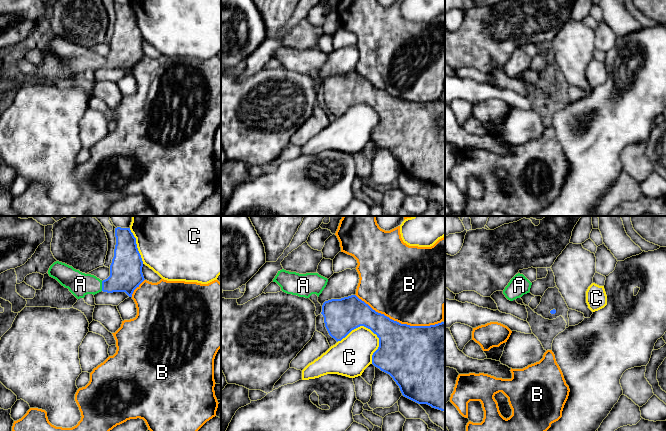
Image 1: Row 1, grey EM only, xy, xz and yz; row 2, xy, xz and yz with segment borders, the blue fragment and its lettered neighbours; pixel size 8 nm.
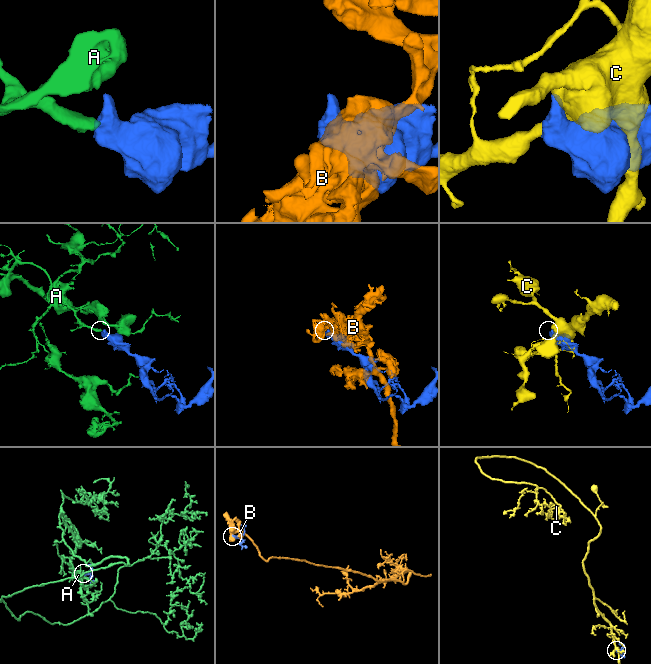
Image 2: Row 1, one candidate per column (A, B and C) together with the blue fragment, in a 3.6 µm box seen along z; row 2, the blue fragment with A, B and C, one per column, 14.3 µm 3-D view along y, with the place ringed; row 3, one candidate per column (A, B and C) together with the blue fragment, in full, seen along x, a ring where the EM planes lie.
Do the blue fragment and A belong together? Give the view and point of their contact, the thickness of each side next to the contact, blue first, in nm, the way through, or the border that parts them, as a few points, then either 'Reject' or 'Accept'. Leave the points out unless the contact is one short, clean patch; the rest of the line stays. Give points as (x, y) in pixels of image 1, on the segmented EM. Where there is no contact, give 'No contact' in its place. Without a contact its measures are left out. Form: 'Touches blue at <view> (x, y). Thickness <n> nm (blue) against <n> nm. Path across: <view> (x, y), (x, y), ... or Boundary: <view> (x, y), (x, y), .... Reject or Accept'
Touches blue at xy (102, 286). Thickness 260 nm (blue) against 190 nm. Path across: xy (126, 275), (117, 282), (102, 286), (80, 284). Accept

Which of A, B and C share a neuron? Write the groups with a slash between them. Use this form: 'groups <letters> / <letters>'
groups A / B / C

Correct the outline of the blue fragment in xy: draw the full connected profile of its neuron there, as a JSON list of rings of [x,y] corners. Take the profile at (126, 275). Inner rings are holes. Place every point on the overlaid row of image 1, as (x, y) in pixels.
[[[115,228],[115,237],[114,257],[107,279],[102,281],[94,275],[82,273],[59,261],[50,266],[49,276],[68,288],[77,299],[101,291],[125,292],[132,297],[134,290],[145,280],[142,273],[143,261],[130,228]]]

